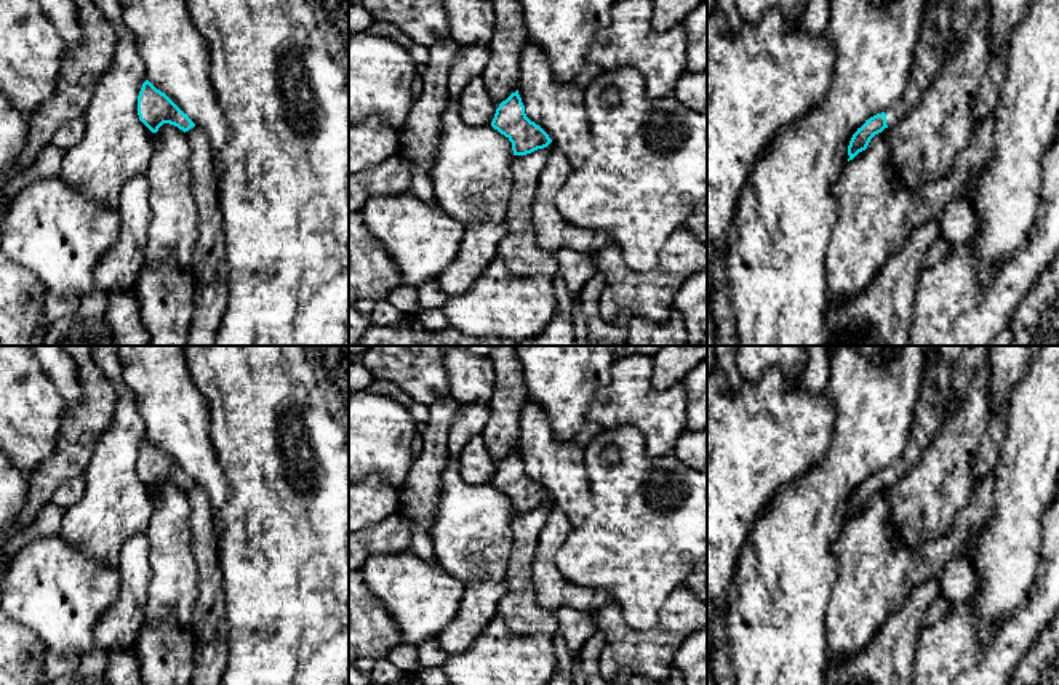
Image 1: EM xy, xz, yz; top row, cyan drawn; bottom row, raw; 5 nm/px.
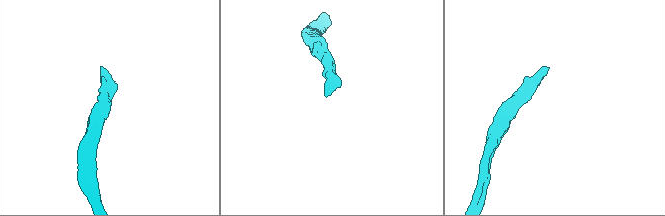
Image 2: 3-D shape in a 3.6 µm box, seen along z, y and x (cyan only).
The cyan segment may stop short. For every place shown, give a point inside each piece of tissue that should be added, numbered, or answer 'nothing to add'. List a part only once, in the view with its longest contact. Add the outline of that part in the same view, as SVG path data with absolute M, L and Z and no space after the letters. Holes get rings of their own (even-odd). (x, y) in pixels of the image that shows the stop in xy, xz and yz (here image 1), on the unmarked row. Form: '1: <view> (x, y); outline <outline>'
1: yz (928, 418); outline M969 346L953 368L953 391L939 408L936 407L934 365L926 362L907 443L901 458L885 469L888 487L899 482L920 463L923 451L936 439L944 423L958 410L965 389L987 362L989 346Z

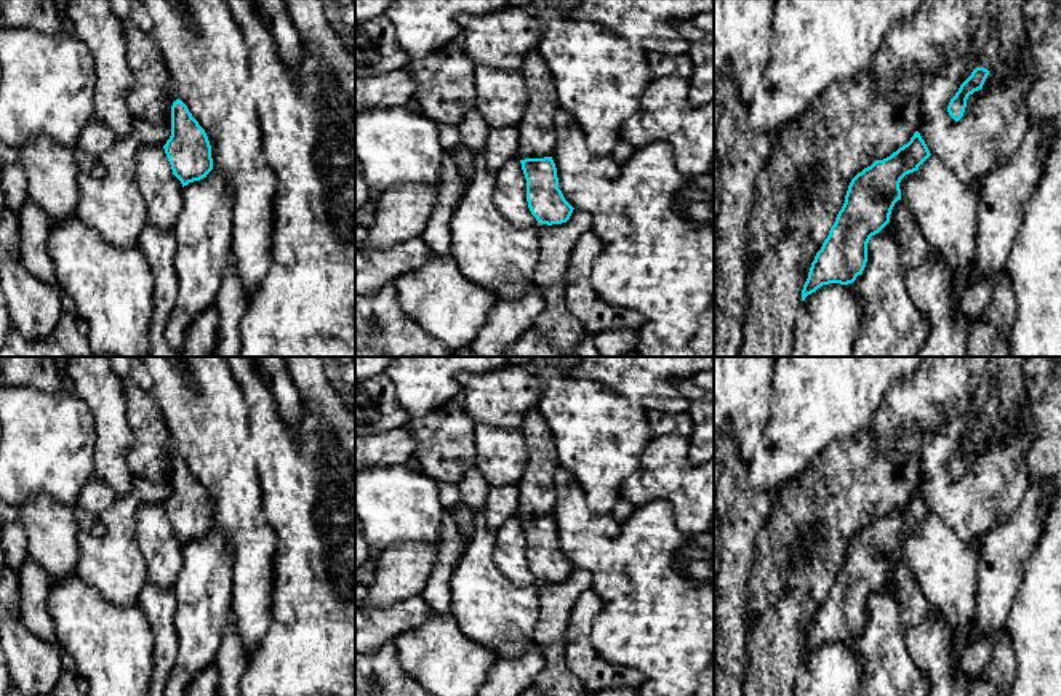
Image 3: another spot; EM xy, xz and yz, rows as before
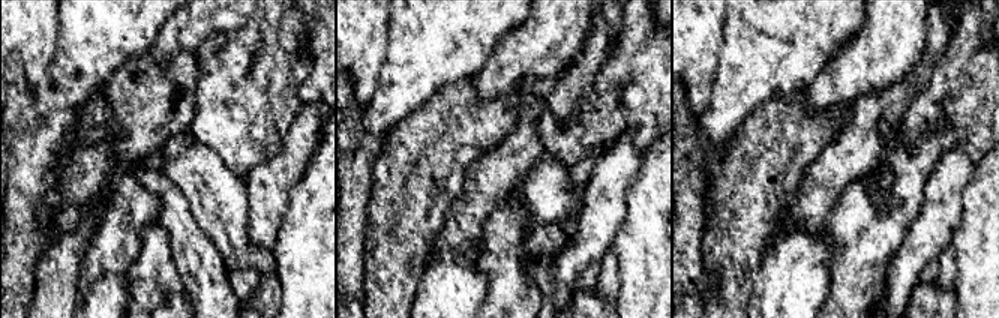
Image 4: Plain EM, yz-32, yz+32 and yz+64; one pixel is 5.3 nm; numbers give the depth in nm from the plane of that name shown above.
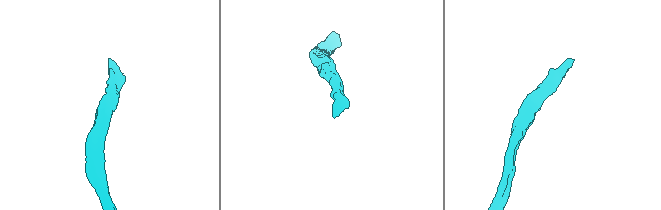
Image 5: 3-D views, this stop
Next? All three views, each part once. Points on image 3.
1: yz (989, 412); outline M992 394L981 410L978 426L991 429L997 421L997 414L999 414L999 398Z

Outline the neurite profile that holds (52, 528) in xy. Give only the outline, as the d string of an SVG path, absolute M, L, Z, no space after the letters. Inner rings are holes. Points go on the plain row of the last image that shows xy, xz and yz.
M40 494L18 509L16 520L27 534L29 557L46 571L51 586L75 573L80 531L72 507Z

